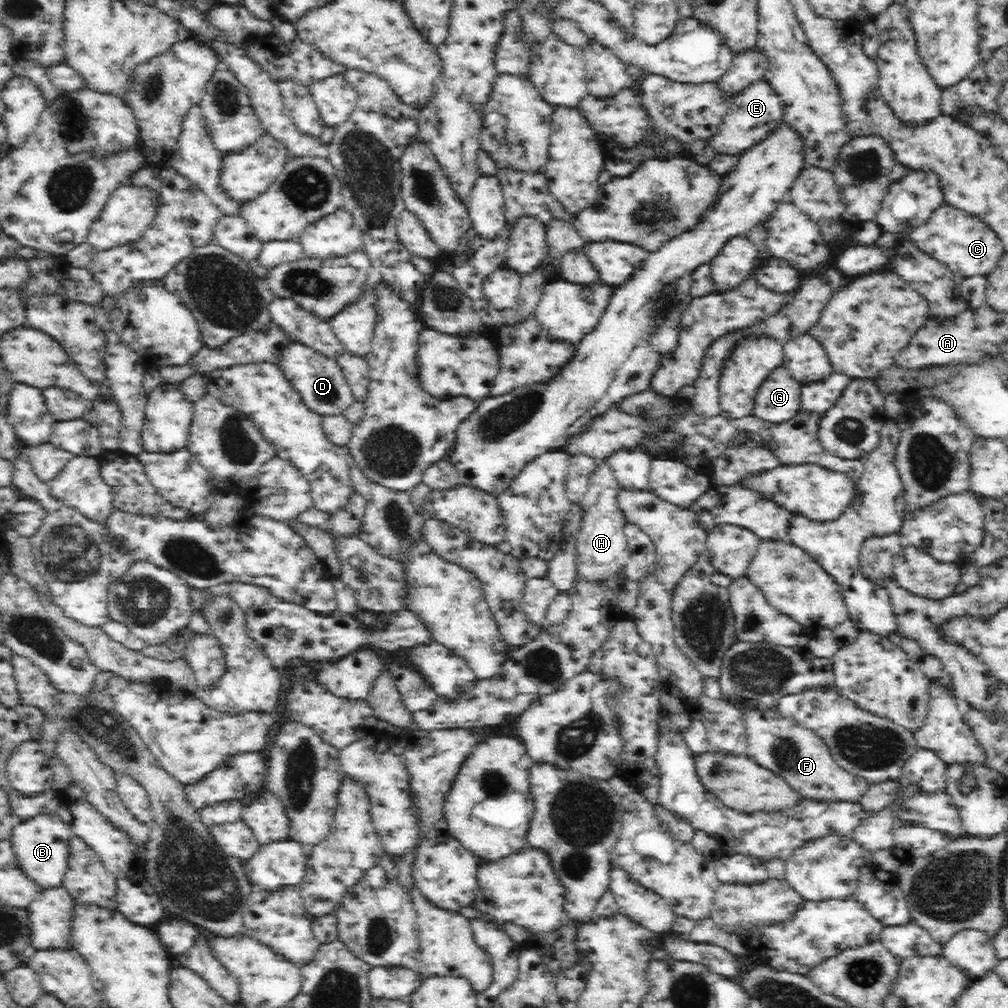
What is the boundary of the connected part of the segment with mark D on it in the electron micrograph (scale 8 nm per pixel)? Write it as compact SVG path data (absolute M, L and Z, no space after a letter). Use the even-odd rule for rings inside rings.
M293 343L282 350L280 360L278 366L282 366L283 374L302 395L306 405L310 409L318 411L318 414L324 416L343 413L355 401L350 383L334 358L304 344Z

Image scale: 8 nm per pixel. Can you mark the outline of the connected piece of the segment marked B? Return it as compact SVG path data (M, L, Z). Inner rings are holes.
M56 812L38 814L30 820L22 821L13 828L11 839L20 867L32 877L32 880L40 883L43 889L49 889L63 885L64 877L68 872L69 845L73 836L72 829Z

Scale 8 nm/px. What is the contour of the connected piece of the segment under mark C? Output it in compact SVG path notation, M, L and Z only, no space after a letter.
M944 204L937 208L920 226L915 226L906 234L906 240L913 242L922 252L943 262L962 278L988 275L1006 253L1006 248L998 233L994 232L981 218L976 218L965 210Z

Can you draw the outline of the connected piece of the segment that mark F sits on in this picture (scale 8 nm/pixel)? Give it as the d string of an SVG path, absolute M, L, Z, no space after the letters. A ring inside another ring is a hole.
M776 708L774 709L752 709L744 712L744 721L746 721L746 730L748 735L748 746L744 754L748 755L754 762L768 767L782 775L782 777L791 784L797 792L810 800L834 801L834 802L858 802L870 788L864 778L844 770L839 764L836 764L833 754L830 752L824 739L798 721L784 717Z

